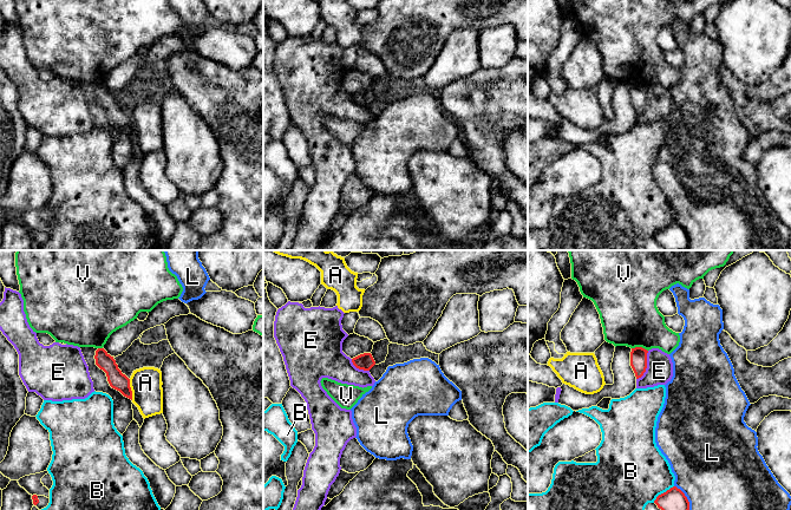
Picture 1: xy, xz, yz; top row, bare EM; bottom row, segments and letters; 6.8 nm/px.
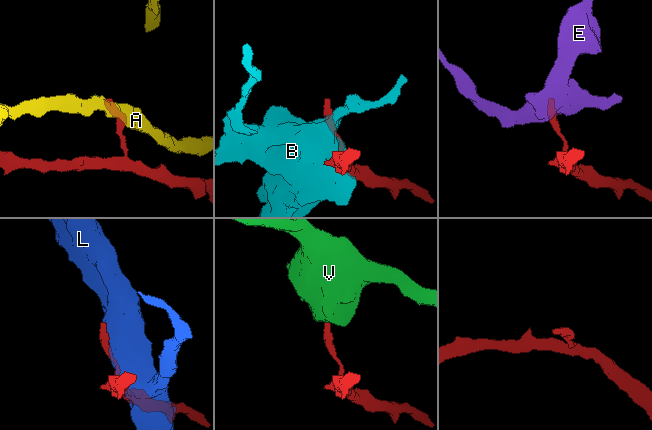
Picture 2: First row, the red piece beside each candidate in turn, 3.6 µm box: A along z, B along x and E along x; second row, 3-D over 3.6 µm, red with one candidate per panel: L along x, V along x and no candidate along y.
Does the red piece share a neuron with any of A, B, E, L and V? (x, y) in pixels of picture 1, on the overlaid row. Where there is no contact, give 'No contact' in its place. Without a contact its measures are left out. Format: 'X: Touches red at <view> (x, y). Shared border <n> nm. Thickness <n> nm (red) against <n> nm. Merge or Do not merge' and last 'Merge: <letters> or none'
A: Touches red at xy (130, 390). Shared border 150 nm. Thickness 120 nm (red) against 220 nm. Do not merge
B: Touches red at yz (664, 492). Shared border 180 nm. Thickness 150 nm (red) against 460 nm. Do not merge
E: Touches red at yz (646, 366). Shared border 220 nm. Thickness 110 nm (red) against 180 nm. Do not merge
L: Touches red at yz (686, 497). Shared border 200 nm. Thickness 150 nm (red) against 500 nm. Do not merge
V: Touches red at yz (640, 347). Shared border 110 nm. Thickness 110 nm (red) against 400 nm. Do not merge
Merge: none

